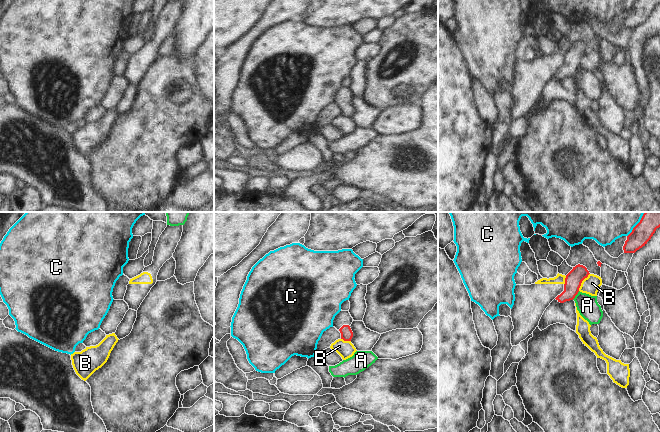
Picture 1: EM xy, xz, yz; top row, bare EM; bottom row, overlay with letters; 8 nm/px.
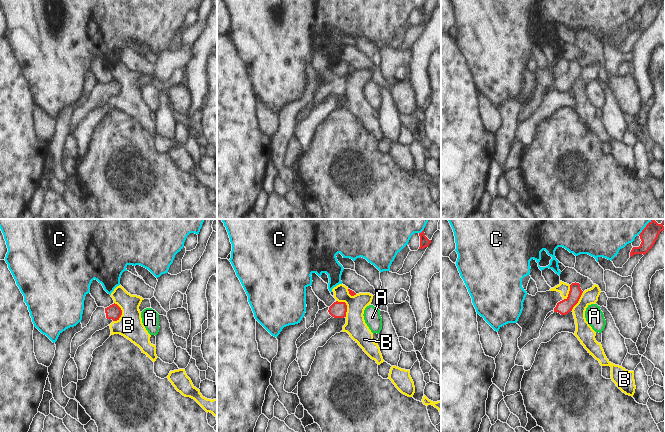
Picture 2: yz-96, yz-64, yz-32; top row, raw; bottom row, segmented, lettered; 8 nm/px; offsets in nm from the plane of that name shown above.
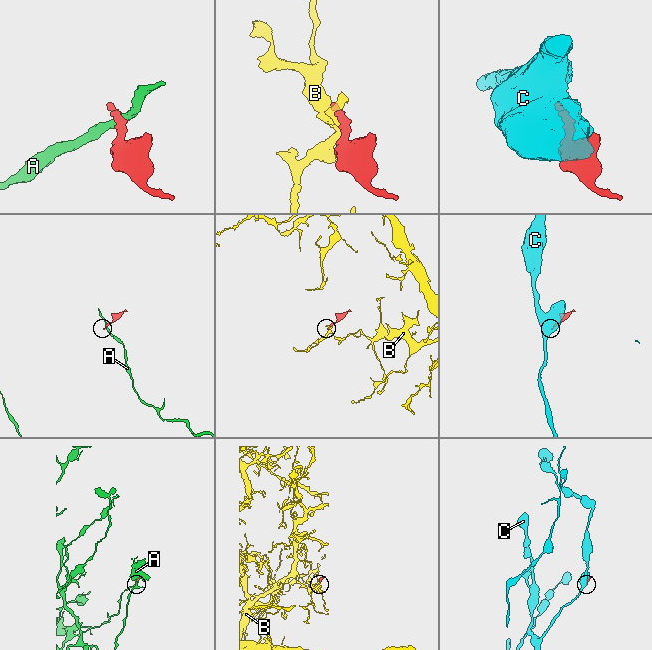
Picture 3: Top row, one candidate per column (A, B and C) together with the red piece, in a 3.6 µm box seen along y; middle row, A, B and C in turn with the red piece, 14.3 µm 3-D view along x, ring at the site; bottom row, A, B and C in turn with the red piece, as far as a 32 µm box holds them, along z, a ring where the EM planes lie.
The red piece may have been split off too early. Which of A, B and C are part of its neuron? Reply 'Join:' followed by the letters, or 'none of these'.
Join: none of these

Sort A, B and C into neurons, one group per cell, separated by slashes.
A / B / C

